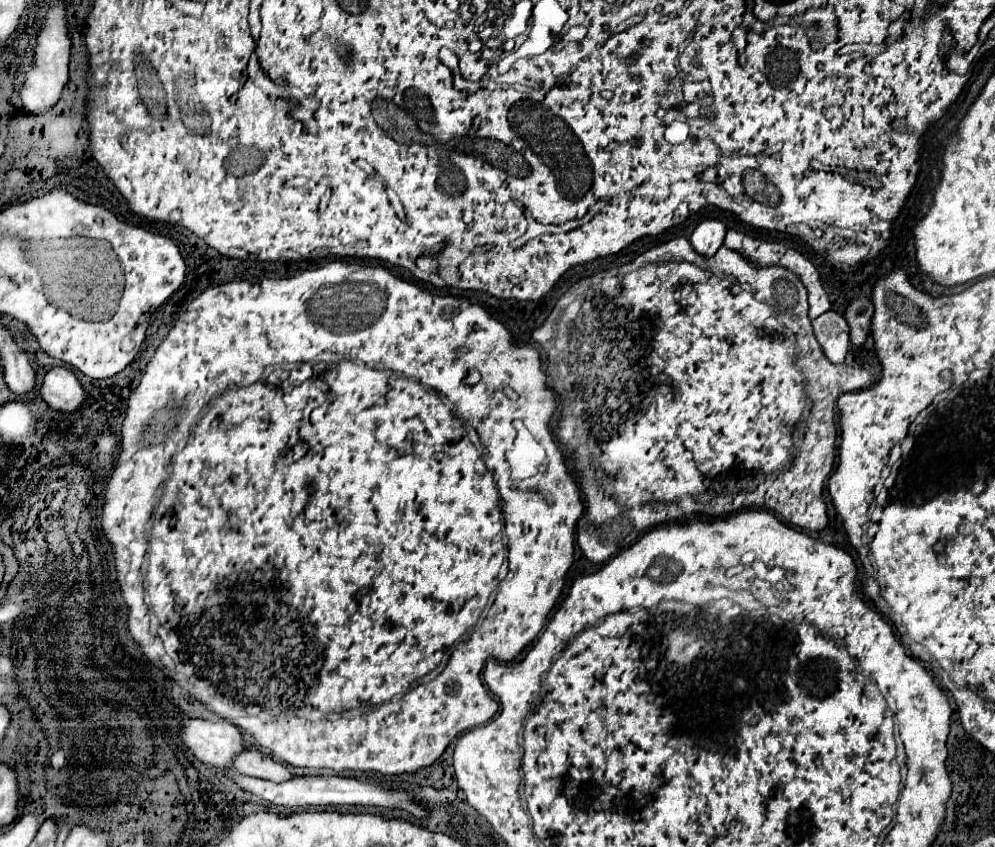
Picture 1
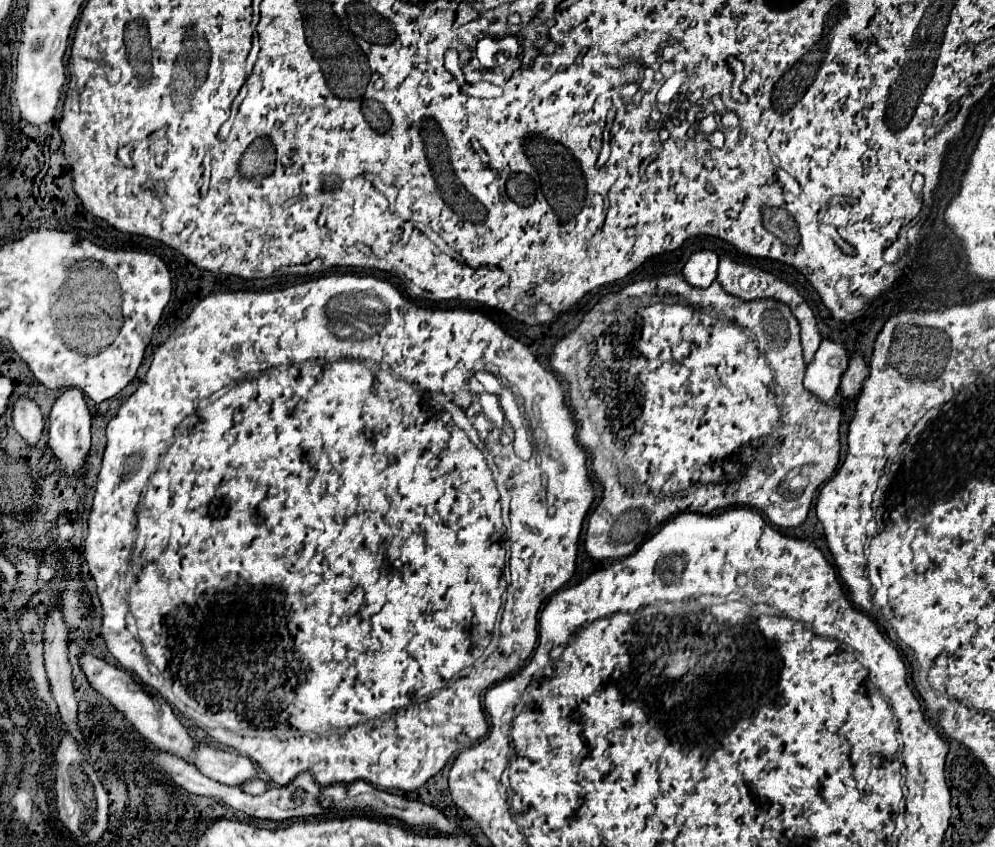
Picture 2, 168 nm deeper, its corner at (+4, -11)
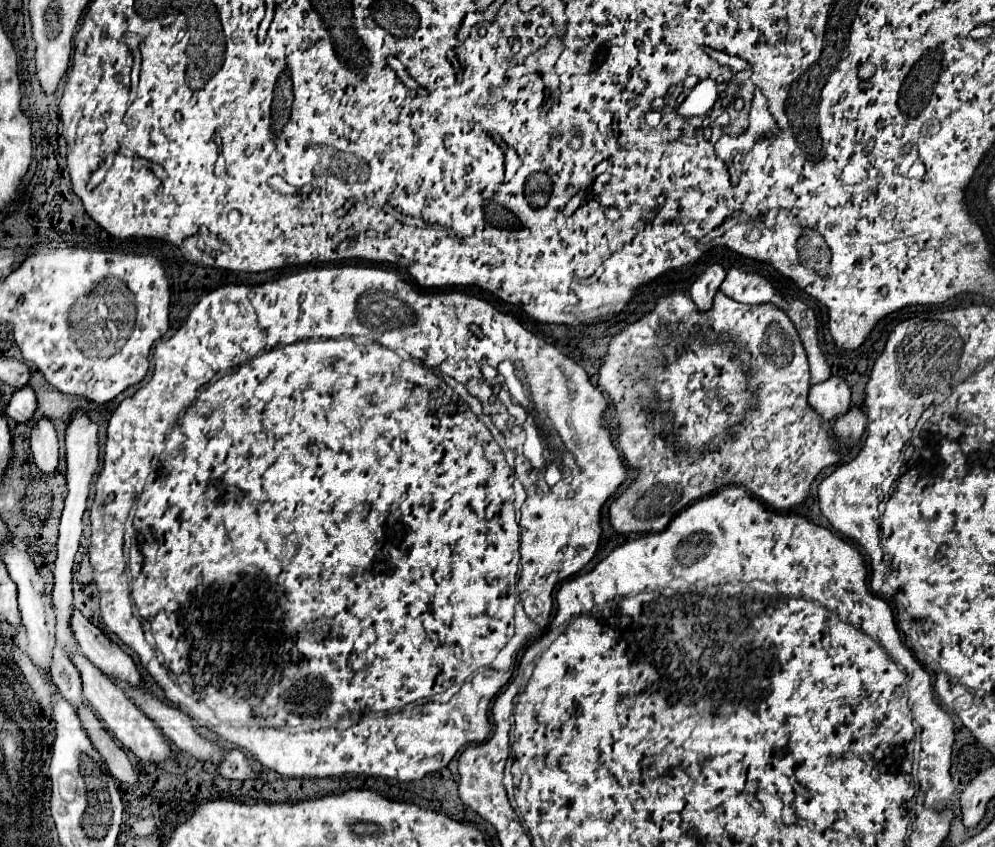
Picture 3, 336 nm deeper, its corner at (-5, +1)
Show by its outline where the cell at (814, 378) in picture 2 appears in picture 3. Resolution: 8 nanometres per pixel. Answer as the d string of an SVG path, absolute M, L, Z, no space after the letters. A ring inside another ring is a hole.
M830 374L828 380L810 386L808 404L822 416L824 422L836 420L850 406L850 386L836 374Z

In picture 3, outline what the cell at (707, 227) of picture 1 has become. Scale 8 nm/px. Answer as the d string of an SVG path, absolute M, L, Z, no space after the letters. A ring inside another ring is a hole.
M714 262L706 266L704 272L694 280L694 284L690 286L690 296L700 310L708 310L712 306L712 298L720 288L724 276L726 276L726 270L722 268L722 264Z

